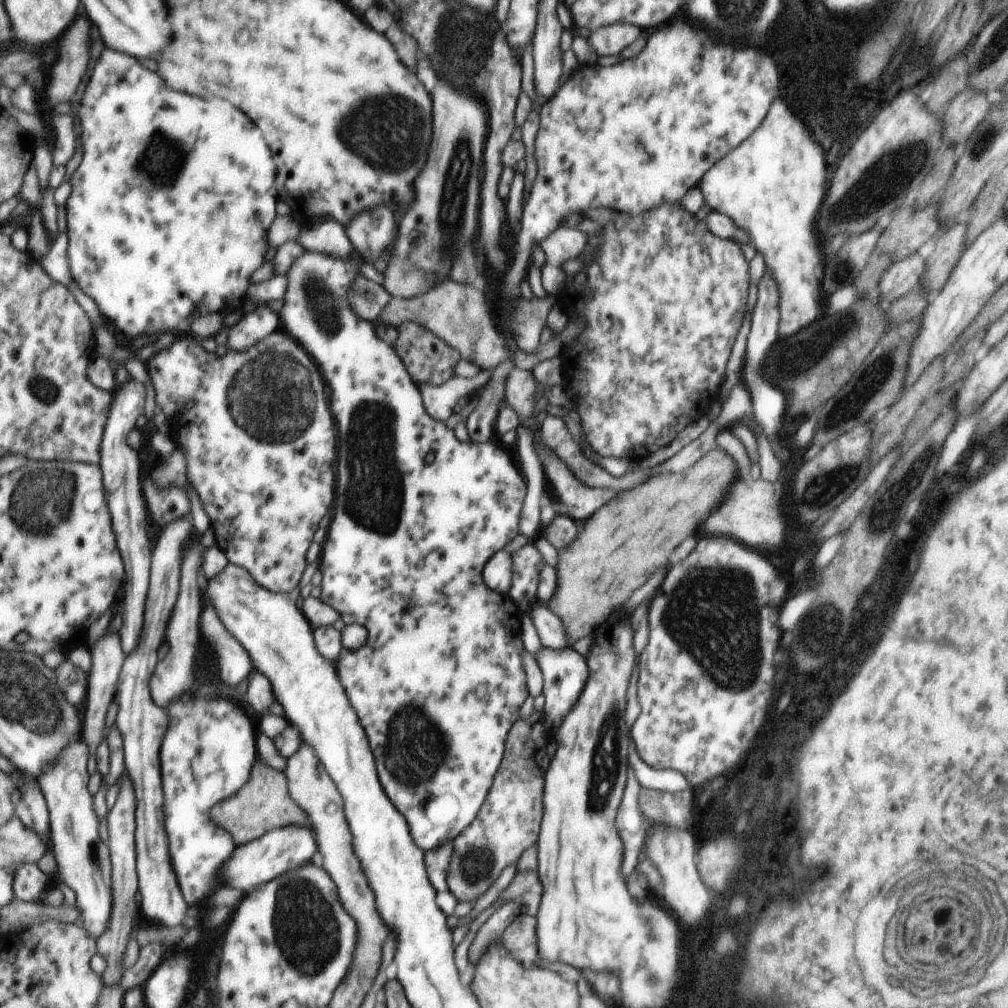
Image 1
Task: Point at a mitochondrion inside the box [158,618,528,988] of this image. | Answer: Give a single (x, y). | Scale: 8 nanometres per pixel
(307, 934)

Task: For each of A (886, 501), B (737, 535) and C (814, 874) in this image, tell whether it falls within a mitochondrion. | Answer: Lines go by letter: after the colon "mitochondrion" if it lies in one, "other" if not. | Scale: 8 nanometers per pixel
A: mitochondrion
B: other
C: other

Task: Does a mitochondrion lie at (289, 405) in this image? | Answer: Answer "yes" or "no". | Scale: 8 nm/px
yes

